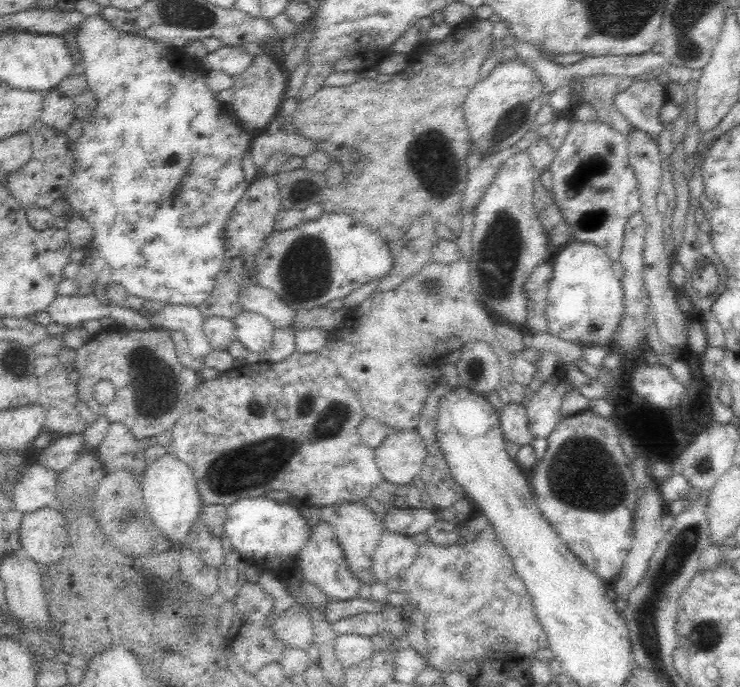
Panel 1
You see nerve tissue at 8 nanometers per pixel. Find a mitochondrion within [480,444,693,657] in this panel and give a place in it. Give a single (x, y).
(571, 485)

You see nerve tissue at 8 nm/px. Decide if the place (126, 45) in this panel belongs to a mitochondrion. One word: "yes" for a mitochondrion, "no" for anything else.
no

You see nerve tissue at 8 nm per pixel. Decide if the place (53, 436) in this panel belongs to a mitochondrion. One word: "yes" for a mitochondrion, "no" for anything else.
no

